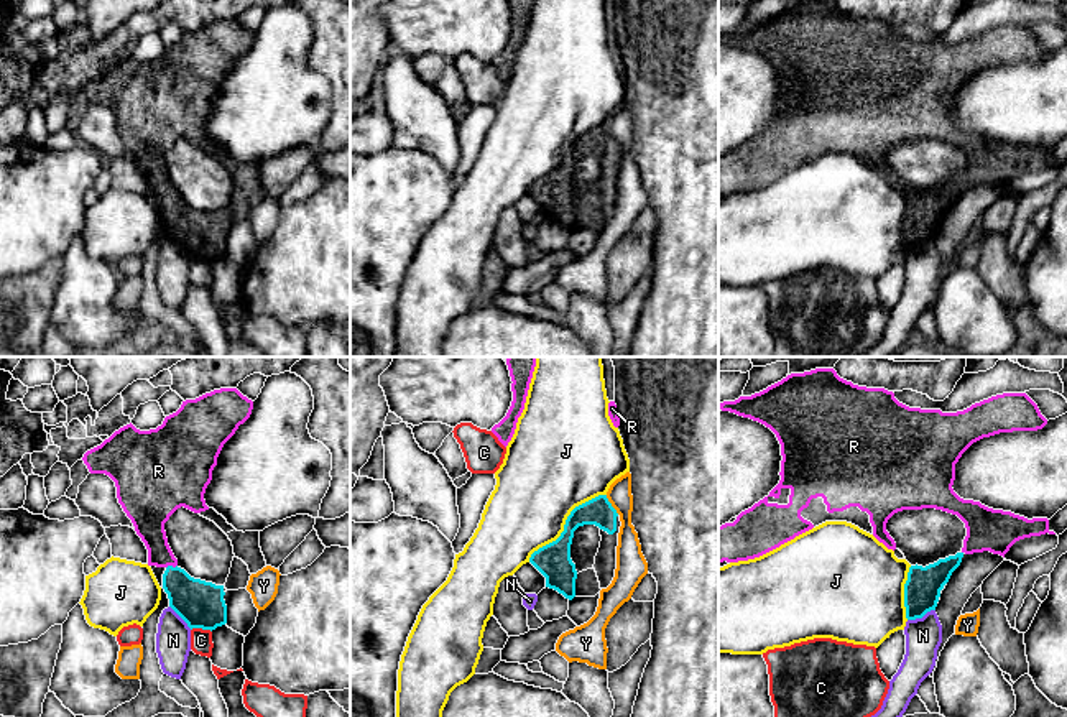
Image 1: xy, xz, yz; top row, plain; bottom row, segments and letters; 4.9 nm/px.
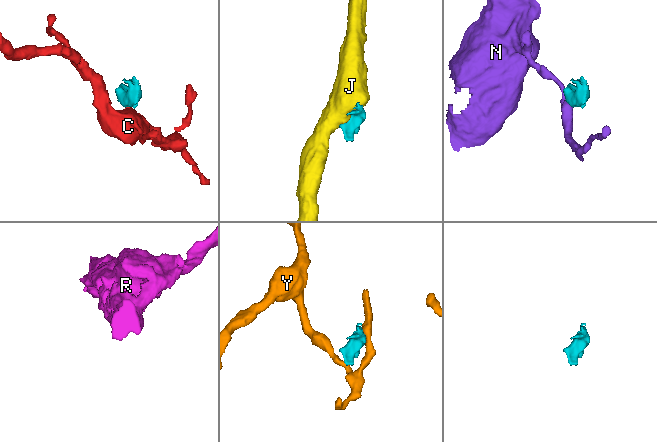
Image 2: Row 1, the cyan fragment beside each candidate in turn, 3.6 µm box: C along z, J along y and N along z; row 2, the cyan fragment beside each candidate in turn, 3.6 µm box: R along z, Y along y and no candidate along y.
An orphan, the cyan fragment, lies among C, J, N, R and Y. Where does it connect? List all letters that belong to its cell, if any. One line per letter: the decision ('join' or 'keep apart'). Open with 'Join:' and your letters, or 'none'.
Join: R
C: keep apart
J: keep apart
N: keep apart
R: join
Y: keep apart

